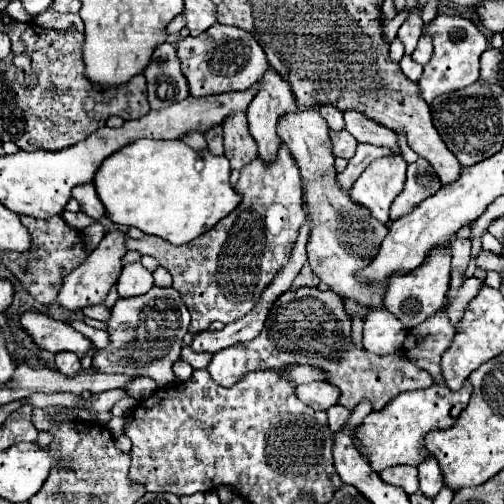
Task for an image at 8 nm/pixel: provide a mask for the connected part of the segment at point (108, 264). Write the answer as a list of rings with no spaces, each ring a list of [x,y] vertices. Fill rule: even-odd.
[[[120,230],[108,232],[102,238],[102,242],[98,244],[98,248],[80,264],[80,268],[76,268],[74,272],[70,272],[70,276],[66,276],[56,302],[68,310],[78,310],[84,306],[102,304],[106,300],[110,288],[118,282],[118,276],[122,272],[122,258],[126,252],[128,252],[128,248],[126,248],[124,234]]]

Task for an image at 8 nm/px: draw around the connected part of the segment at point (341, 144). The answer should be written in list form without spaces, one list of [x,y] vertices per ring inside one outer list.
[[[342,130],[342,132],[330,132],[330,140],[334,146],[334,156],[342,156],[342,158],[352,158],[354,150],[356,150],[356,140],[354,136],[350,136],[350,132]]]

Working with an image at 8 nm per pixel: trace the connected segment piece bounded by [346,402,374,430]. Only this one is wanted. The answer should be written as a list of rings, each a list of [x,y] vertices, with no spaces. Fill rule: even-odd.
[[[362,402],[362,404],[358,404],[354,410],[352,410],[352,416],[350,416],[350,420],[348,420],[348,424],[346,424],[346,430],[352,430],[354,426],[358,426],[358,424],[362,424],[362,420],[372,412],[374,408],[372,408],[372,402]]]

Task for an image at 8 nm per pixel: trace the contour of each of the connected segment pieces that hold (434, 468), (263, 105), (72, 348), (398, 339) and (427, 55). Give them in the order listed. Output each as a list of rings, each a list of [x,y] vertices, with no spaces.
[[[424,452],[424,460],[418,464],[418,472],[420,472],[420,490],[424,496],[434,498],[442,484],[442,472],[438,468],[438,462],[434,460],[434,456],[430,456],[428,452]]]
[[[266,70],[260,78],[260,90],[248,106],[250,134],[260,148],[260,160],[270,164],[276,160],[280,150],[280,138],[276,126],[280,116],[296,112],[296,102],[290,84],[278,76],[274,70]]]
[[[24,312],[20,316],[20,326],[30,334],[30,338],[36,342],[38,348],[48,350],[52,354],[58,352],[74,352],[76,356],[84,356],[90,348],[90,340],[76,332],[70,324],[52,320],[46,314],[40,312]]]
[[[378,308],[364,320],[364,348],[378,356],[388,356],[402,350],[408,330],[404,324],[390,316],[390,312]]]
[[[423,32],[416,46],[416,50],[414,50],[412,54],[412,58],[424,66],[430,60],[432,52],[433,45],[431,36],[428,33]]]

